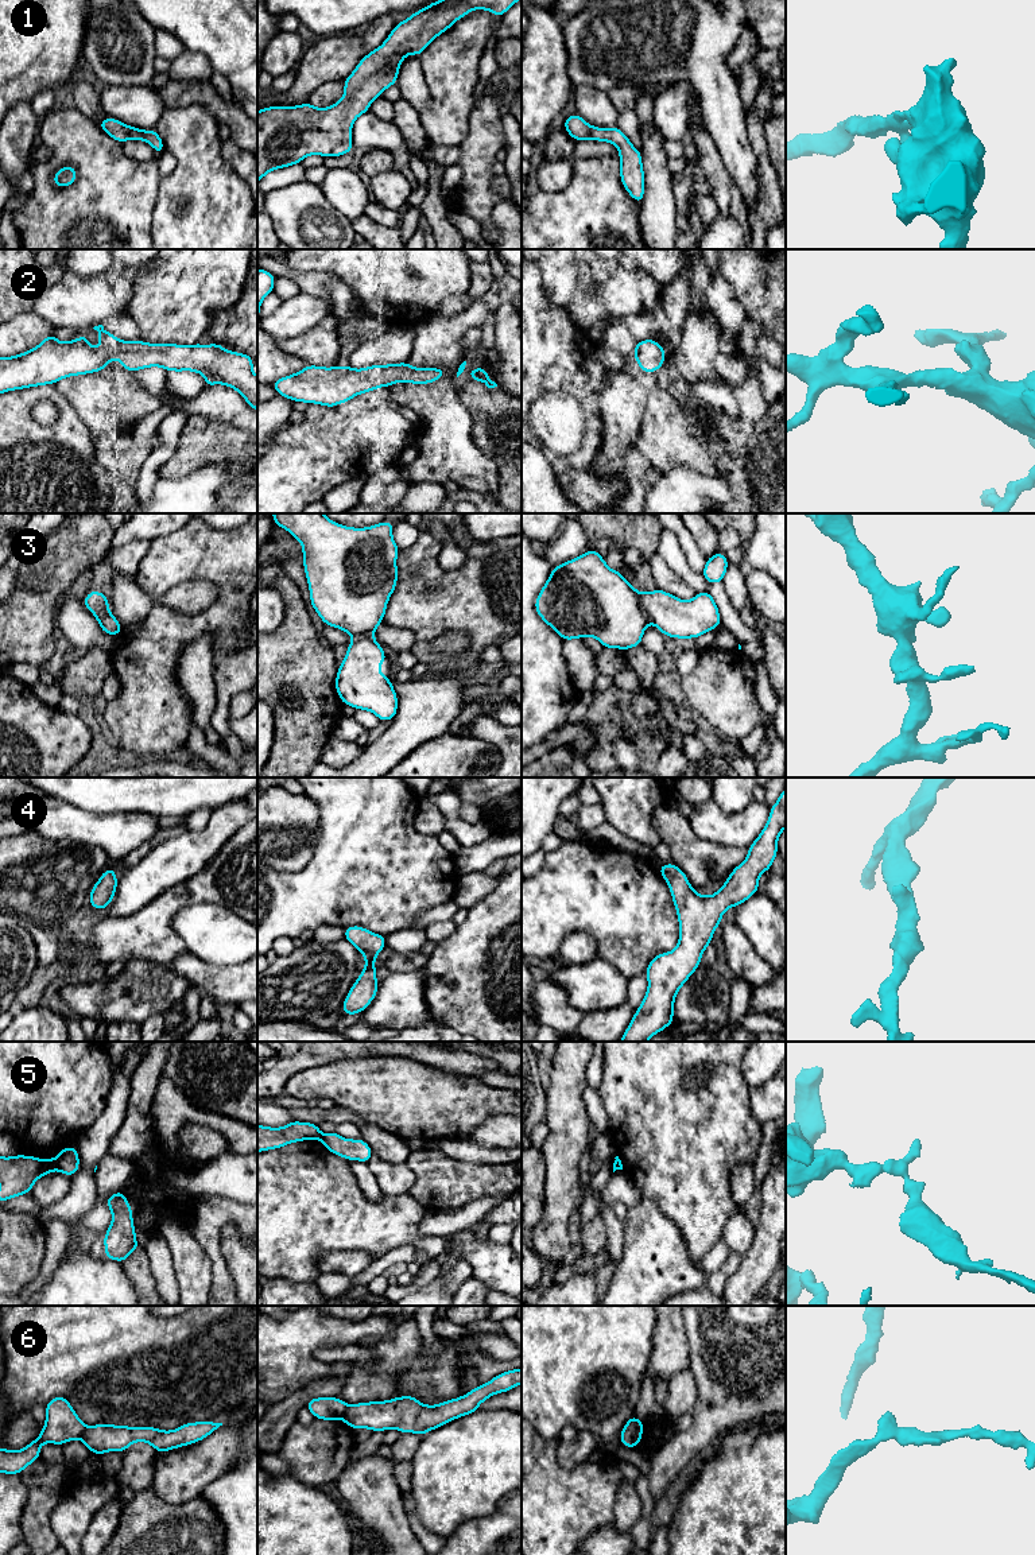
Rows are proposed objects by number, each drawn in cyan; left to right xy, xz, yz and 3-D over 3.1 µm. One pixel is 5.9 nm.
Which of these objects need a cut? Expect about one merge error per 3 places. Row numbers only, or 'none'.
5, 6

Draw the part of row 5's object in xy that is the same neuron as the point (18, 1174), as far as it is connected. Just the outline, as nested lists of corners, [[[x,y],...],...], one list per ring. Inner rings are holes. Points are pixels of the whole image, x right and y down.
[[[16,1155],[0,1156],[0,1202],[31,1193],[34,1183],[57,1170],[57,1160]]]

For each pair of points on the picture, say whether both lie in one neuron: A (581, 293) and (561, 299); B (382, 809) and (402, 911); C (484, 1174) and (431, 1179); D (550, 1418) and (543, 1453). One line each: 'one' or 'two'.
A: two
B: one
C: one
D: two

